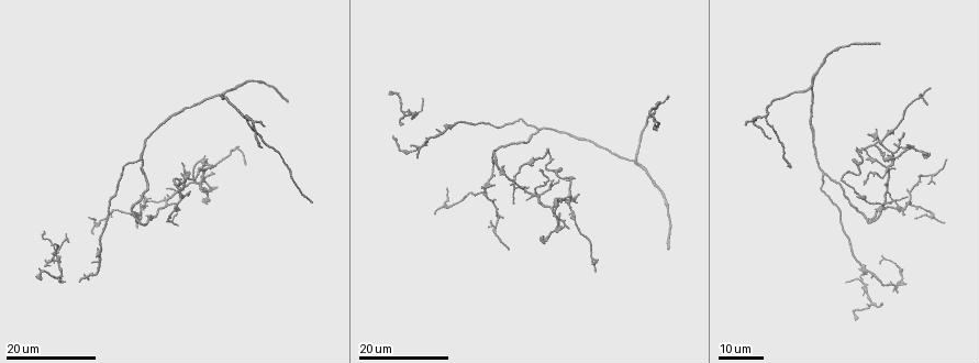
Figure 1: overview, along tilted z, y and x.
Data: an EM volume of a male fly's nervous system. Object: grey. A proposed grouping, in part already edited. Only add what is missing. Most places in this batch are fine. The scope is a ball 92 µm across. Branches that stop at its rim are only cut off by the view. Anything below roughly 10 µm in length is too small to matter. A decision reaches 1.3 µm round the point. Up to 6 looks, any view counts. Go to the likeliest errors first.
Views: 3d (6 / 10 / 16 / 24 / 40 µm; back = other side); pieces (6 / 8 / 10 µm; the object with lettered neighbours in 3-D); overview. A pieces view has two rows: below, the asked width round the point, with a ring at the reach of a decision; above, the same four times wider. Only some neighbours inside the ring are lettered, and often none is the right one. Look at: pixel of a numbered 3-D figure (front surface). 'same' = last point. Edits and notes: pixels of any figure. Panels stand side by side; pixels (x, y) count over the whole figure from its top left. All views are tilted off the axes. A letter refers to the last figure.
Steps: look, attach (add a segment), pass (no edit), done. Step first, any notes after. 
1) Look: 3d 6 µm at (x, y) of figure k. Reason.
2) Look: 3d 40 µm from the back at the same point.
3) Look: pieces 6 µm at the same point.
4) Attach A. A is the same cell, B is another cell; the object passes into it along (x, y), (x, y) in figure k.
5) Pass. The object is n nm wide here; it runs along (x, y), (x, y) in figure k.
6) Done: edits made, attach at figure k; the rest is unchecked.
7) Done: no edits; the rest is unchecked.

Look: 3d 16 µm at (566, 228) of figure 1. Free end.

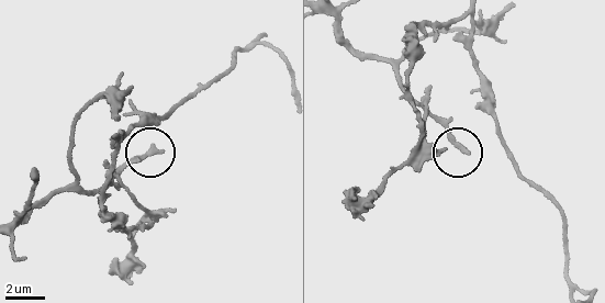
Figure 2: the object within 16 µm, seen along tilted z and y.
Look: pieces 10 µm at (466, 154) of figure 2. What lies round it.

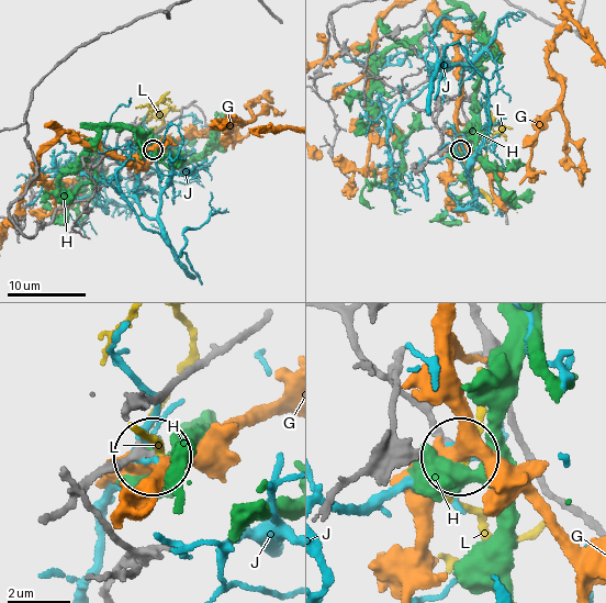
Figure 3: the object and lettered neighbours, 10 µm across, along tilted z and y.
Pass. G, H, J and L are other cells; no lettered segment goes on from it.

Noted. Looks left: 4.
Look: 3d 16 µm at (770, 137) of figure 1. Tapers out.

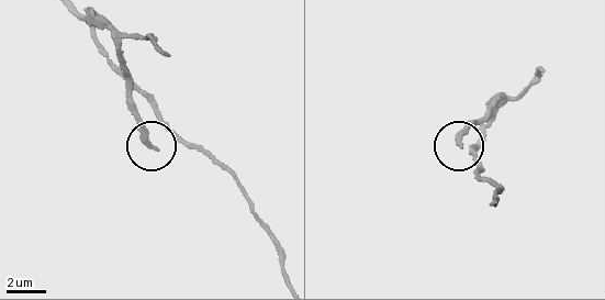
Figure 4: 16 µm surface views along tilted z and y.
Look: 3d 6 µm at (156, 149) of figure 4.

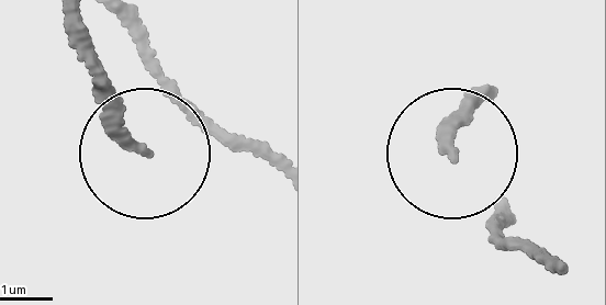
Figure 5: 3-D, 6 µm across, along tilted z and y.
Look: pieces 10 µm at (146, 153) of figure 5. What lies round it.

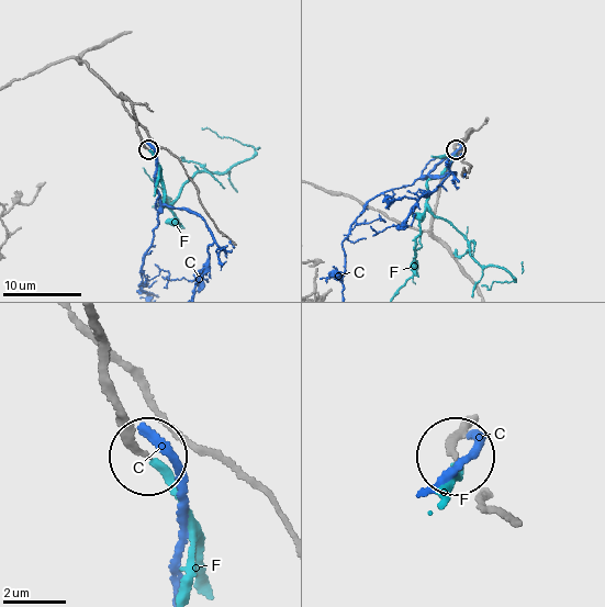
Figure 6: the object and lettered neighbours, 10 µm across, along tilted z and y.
Attach F. The object is 150 nm wide here; F is the same cell, C is another cell; the object passes into it along (103, 374), (121, 427), (154, 462), (201, 547), (208, 588) in figure 6; the cell continues.

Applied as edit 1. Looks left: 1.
Done: edits made, attach at figure 6; the rest is unchecked.

